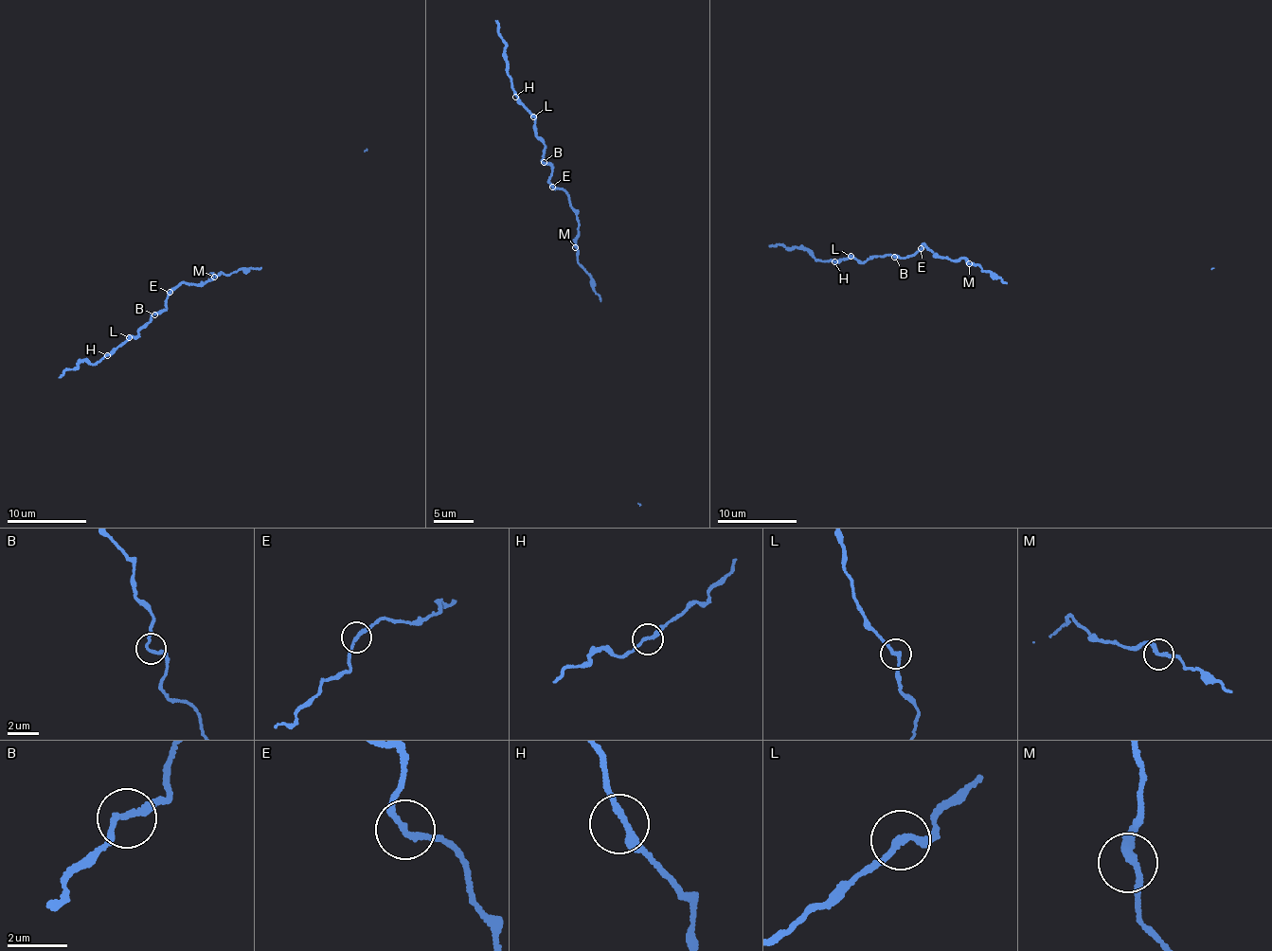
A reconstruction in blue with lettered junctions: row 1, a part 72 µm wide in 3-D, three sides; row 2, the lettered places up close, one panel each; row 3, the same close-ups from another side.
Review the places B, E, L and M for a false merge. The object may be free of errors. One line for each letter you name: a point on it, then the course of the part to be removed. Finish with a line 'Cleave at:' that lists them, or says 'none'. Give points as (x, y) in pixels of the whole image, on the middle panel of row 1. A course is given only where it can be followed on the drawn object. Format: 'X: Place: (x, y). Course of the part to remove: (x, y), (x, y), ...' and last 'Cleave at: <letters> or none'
Cleave at: none

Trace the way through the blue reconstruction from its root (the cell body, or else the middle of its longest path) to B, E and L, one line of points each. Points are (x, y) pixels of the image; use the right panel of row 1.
B: (966, 262), (965, 260), (950, 260), (936, 256), (924, 243), (911, 255), (894, 257)
E: (966, 262), (965, 260), (950, 260), (936, 256), (924, 243), (921, 248)
L: (966, 262), (965, 260), (950, 260), (936, 256), (924, 243), (906, 257), (880, 255), (863, 262), (851, 256)

